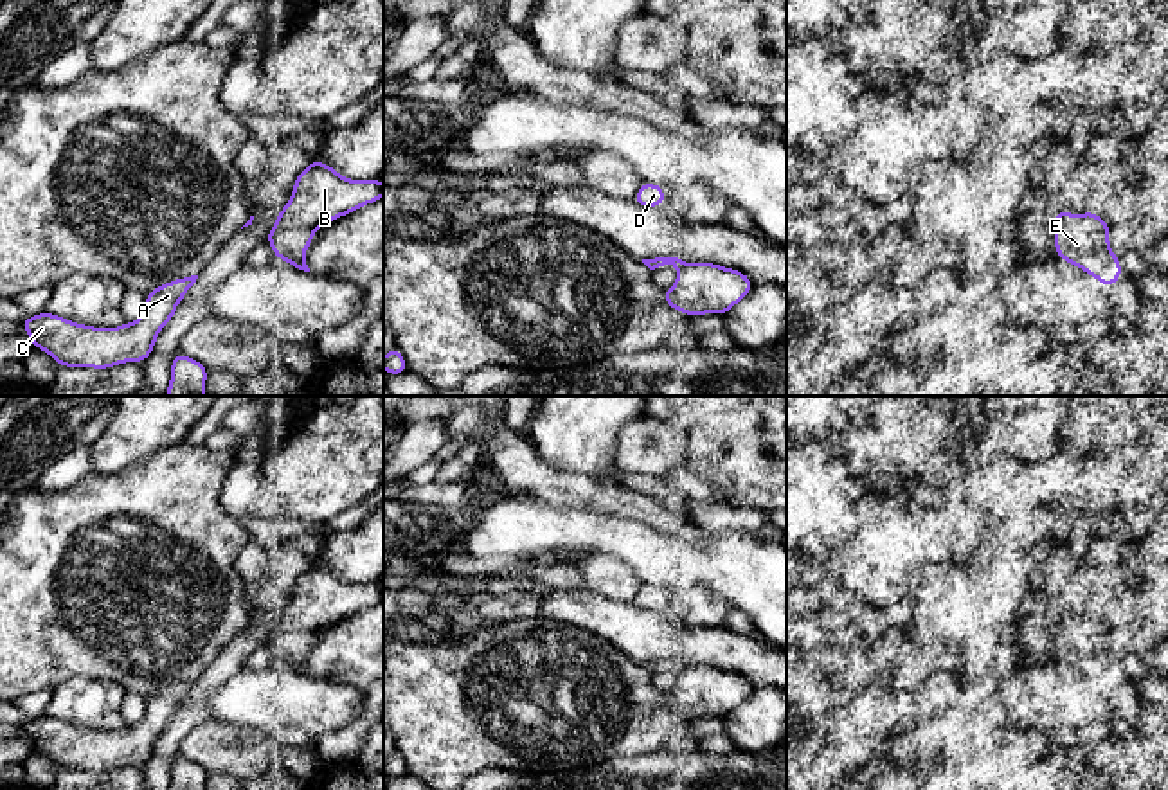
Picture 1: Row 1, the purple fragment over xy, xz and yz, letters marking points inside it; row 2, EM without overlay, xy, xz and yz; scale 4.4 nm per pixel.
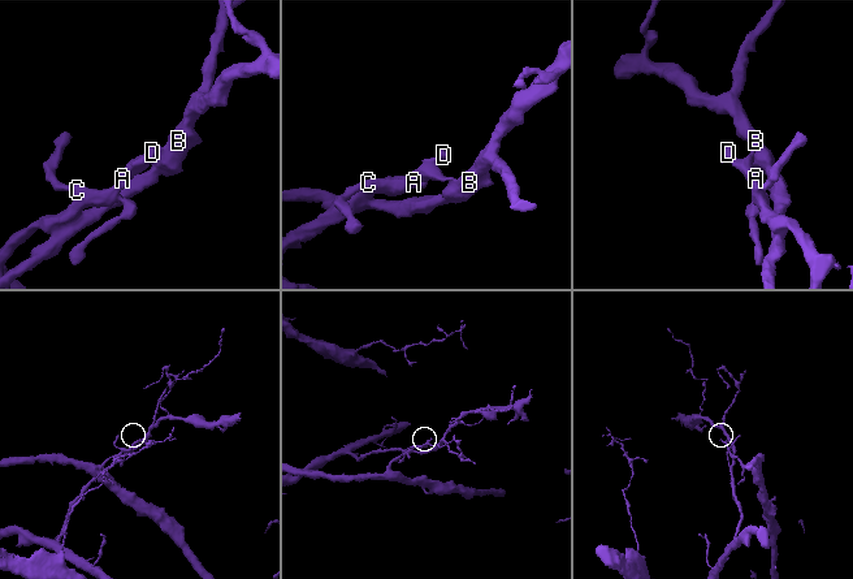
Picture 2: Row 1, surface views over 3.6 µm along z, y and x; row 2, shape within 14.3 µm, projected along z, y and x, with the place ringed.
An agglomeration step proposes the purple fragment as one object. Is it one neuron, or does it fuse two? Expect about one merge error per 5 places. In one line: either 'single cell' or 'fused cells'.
fused cells

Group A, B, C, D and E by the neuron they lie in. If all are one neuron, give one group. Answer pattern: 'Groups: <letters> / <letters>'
Groups: A C D / B E

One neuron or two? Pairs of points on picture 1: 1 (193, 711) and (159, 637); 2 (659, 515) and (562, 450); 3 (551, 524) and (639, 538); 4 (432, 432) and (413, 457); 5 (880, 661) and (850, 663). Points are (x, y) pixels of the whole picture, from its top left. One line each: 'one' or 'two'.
1: two
2: two
3: one
4: one
5: two

